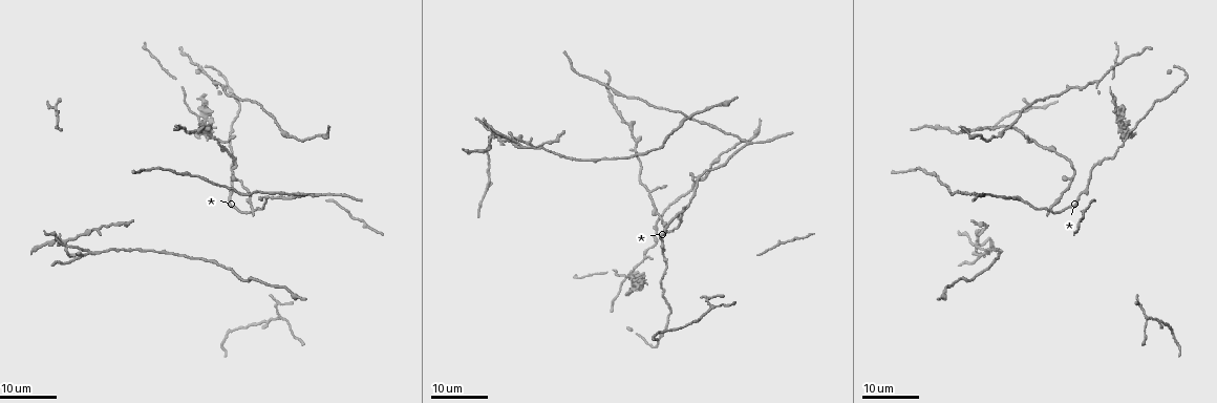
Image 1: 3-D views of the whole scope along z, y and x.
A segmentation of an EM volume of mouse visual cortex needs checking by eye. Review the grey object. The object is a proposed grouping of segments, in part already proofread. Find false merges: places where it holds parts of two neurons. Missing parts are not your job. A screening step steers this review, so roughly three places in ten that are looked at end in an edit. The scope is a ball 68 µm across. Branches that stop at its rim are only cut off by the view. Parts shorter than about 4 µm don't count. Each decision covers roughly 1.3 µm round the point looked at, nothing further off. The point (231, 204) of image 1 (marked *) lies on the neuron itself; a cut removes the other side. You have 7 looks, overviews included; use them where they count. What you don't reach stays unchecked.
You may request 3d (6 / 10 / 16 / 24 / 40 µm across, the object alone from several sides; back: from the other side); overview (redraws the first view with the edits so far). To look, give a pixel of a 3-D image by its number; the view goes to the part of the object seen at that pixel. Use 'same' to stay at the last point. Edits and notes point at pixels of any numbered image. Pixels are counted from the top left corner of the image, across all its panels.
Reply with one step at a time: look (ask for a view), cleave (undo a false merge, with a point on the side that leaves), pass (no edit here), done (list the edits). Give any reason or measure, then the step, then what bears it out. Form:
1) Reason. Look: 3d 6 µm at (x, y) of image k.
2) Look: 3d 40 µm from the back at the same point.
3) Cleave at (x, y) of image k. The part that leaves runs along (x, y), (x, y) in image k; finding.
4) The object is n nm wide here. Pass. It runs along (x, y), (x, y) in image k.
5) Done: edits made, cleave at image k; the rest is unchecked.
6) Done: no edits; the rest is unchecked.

Two arms in line, one across. Look: 3d 16 µm at (747, 141) of image 1.

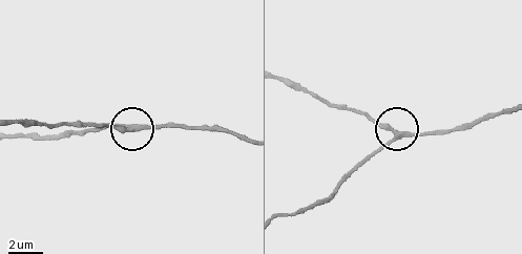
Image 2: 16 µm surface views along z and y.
Look: 3d 10 µm at (134, 130) of image 2.

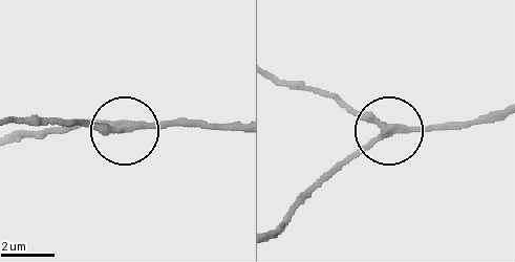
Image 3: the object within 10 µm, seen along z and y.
The object is 260 nm wide here. Pass. It runs along (275, 232), (328, 178), (390, 133), (455, 131) in image 3; all the same neuron.

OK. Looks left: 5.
Look: 3d 16 µm at (1022, 201) of image 1.

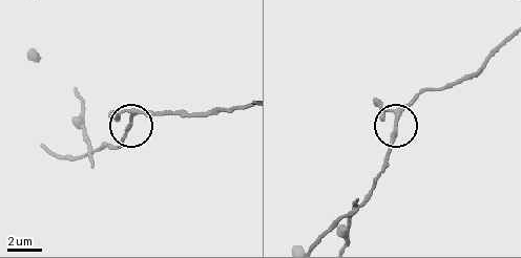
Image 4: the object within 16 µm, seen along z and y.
Zoom in. Look: 3d 10 µm at (130, 121) of image 4.

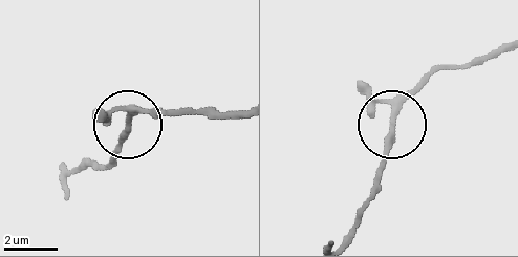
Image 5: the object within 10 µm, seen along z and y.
Look: 3d 6 µm at (128, 124) of image 5.

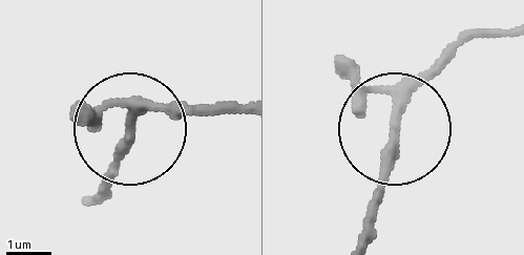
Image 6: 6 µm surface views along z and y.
3 arms meet here. Pass. It runs along (97, 194), (142, 115), (194, 104) in image 6; one neuron here.

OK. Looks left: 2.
A fork. Look: 3d 16 µm at (280, 319) of image 1.

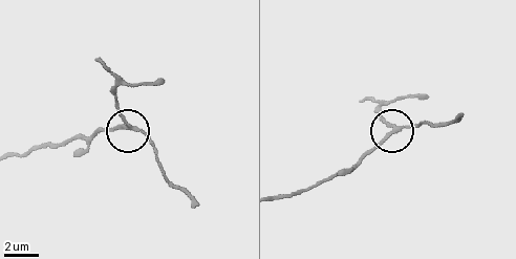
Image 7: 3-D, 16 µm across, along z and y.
Look: 3d 10 µm at (397, 130) of image 7.

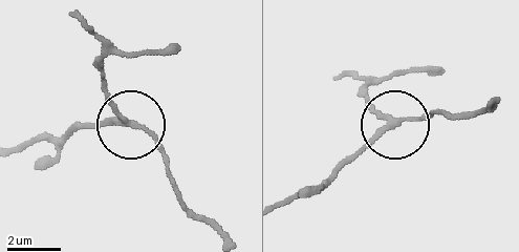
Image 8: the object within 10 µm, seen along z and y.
3 arms meet here. Cleave at (95, 125) of image 8. Two neurons meet here.

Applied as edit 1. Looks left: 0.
Done: edits made, cleave at image 8; the rest is unchecked.

